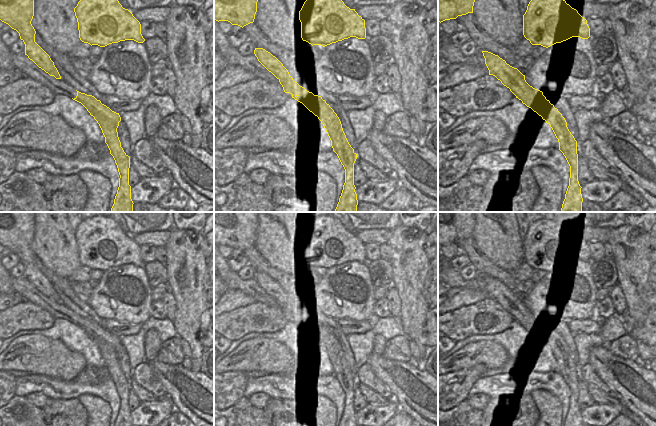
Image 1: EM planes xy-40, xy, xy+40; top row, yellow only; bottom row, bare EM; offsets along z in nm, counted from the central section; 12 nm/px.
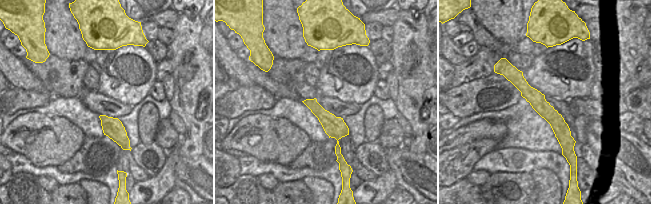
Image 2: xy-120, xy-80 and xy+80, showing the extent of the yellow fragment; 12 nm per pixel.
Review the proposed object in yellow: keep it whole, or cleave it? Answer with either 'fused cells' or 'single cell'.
fused cells

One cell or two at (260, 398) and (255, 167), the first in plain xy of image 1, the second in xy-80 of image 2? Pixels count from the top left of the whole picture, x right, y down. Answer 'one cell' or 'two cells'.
two cells

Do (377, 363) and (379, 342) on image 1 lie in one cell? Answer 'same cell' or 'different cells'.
different cells

